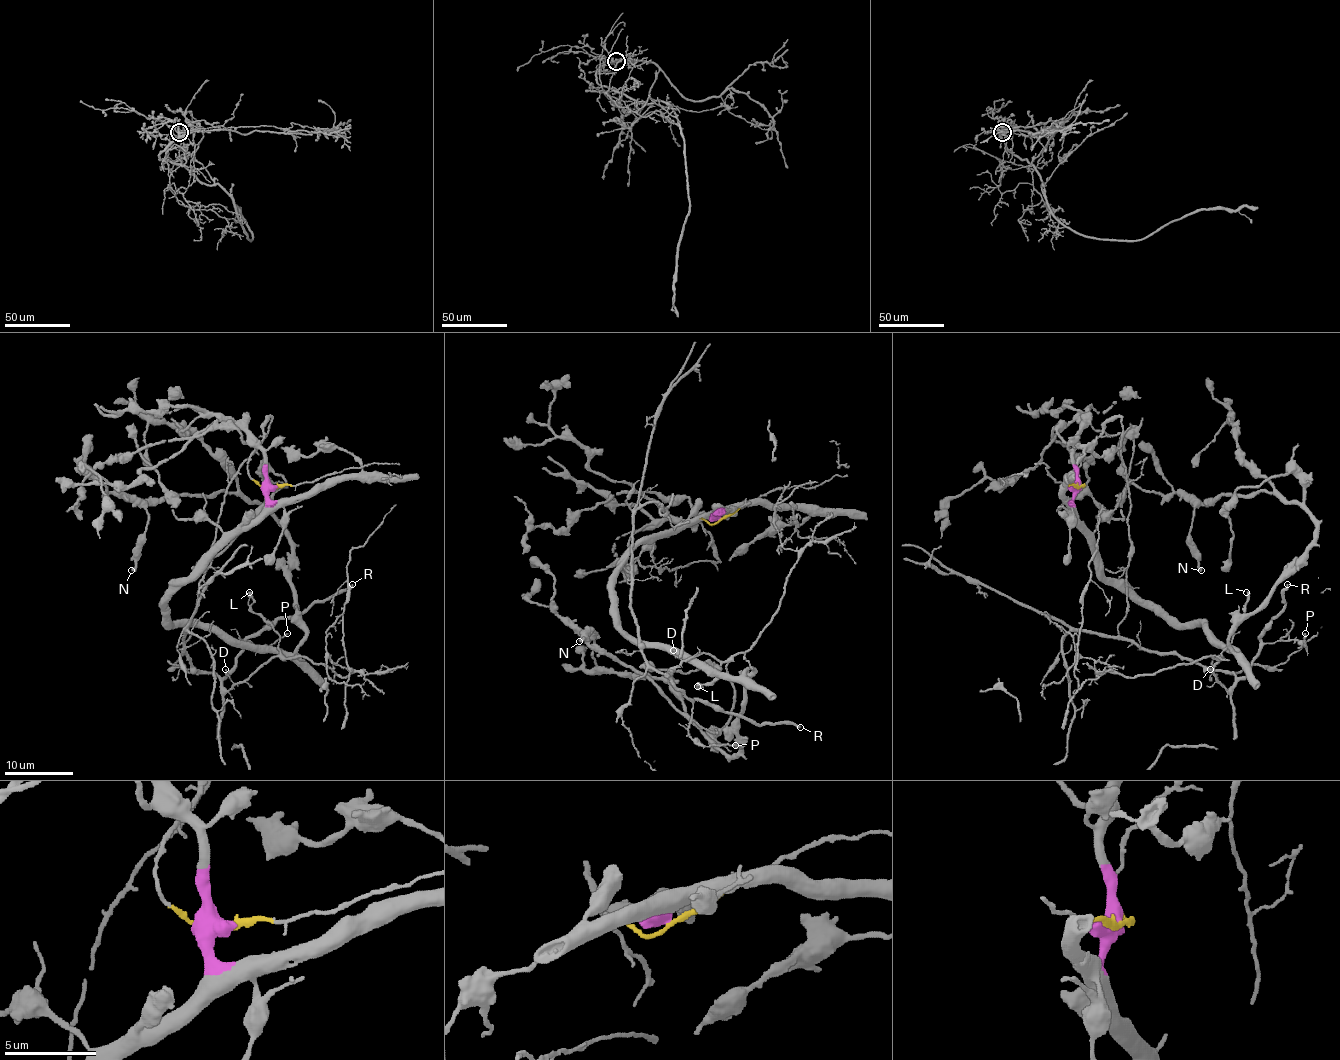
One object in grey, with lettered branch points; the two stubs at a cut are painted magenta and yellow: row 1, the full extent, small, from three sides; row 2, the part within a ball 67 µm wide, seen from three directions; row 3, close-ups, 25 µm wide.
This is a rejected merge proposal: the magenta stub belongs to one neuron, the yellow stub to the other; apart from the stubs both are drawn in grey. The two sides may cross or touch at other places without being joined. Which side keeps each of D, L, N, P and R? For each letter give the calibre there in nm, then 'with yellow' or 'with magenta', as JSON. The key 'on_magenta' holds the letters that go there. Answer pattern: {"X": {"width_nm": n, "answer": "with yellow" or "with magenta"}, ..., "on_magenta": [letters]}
{"D": {"width_nm": 130, "answer": "with yellow"}, "L": {"width_nm": 220, "answer": "with yellow"}, "N": {"width_nm": 300, "answer": "with magenta"}, "P": {"width_nm": 160, "answer": "with yellow"}, "R": {"width_nm": 280, "answer": "with yellow"}, "on_magenta": ["N"]}

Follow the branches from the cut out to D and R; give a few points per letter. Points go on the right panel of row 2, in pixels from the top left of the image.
D: (1079, 485), (1082, 453), (1118, 417), (1130, 496), (1118, 632), (1234, 675), (1234, 683), (1227, 690), (1210, 670)
R: (1079, 485), (1082, 453), (1118, 417), (1130, 496), (1123, 637), (1244, 676), (1287, 584)

